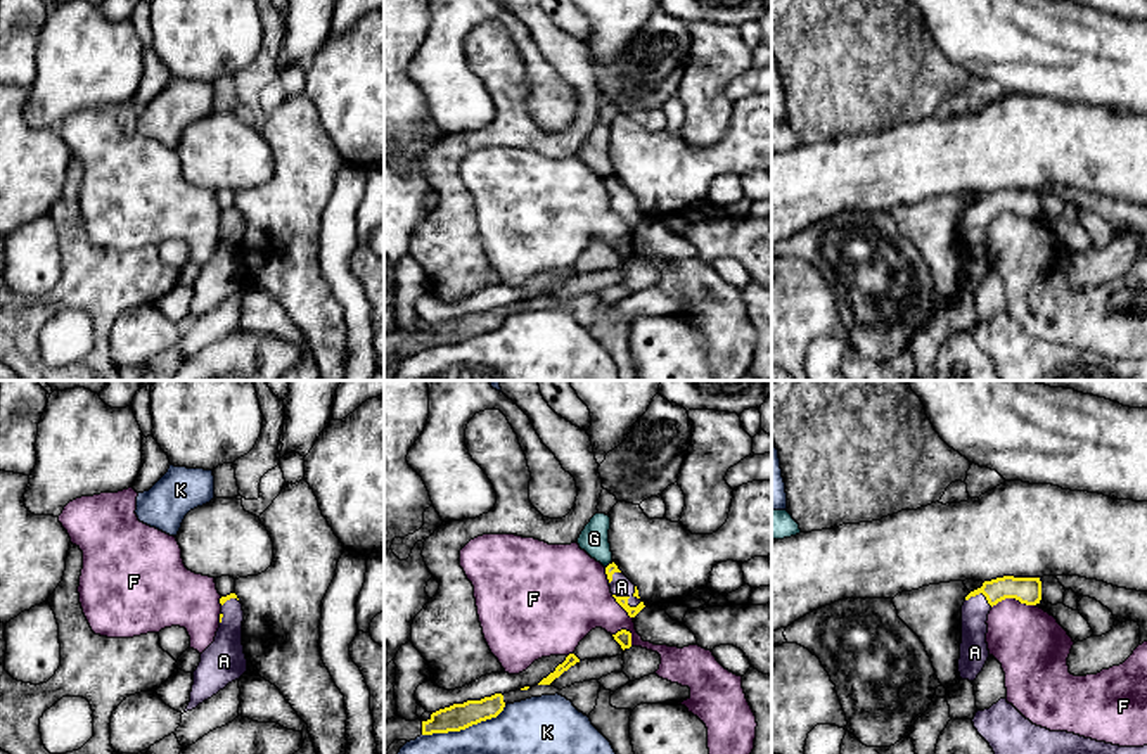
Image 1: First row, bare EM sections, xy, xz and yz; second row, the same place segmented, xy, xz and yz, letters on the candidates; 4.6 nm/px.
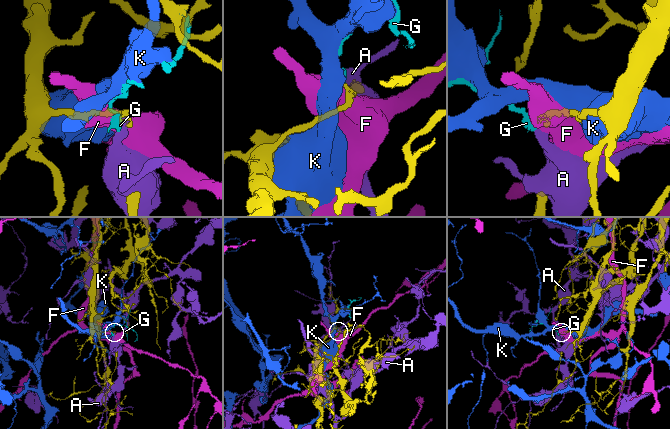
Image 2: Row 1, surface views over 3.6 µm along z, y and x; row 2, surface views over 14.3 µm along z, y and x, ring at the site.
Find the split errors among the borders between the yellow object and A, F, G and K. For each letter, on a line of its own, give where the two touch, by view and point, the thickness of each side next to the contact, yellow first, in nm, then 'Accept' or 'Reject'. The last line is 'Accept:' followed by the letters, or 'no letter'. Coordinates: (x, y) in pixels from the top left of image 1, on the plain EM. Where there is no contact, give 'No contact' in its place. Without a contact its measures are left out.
A: Touches yellow at xz (628, 210). Thickness 50 nm (yellow) against 100 nm. Reject
F: Touches yellow at yz (1012, 210). Thickness 130 nm (yellow) against 320 nm. Reject
G: Touches yellow at xz (609, 177). Thickness 50 nm (yellow) against 140 nm. Reject
K: Touches yellow at xz (464, 341). Thickness 130 nm (yellow) against 460 nm. Reject
Accept: no letter

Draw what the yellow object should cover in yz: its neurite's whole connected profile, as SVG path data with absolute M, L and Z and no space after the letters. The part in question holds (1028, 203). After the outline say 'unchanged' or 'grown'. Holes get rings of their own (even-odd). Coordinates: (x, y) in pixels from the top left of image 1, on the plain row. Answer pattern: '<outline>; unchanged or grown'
M1003 188L991 194L984 194L981 201L971 204L965 213L983 206L988 216L993 220L1005 211L1016 211L1026 218L1036 218L1041 213L1040 190L1014 190Z; unchanged

